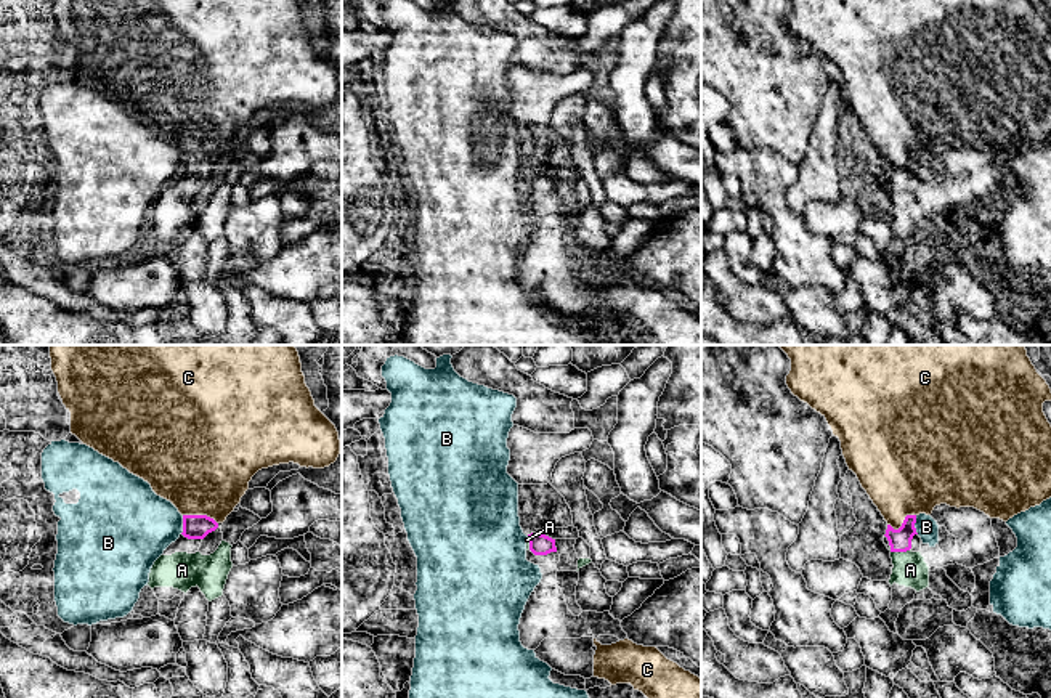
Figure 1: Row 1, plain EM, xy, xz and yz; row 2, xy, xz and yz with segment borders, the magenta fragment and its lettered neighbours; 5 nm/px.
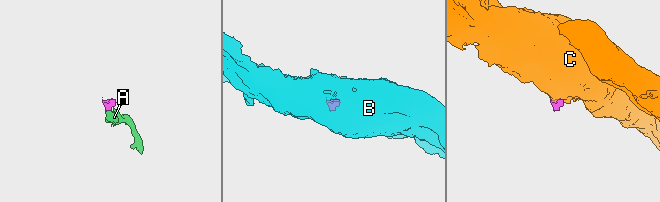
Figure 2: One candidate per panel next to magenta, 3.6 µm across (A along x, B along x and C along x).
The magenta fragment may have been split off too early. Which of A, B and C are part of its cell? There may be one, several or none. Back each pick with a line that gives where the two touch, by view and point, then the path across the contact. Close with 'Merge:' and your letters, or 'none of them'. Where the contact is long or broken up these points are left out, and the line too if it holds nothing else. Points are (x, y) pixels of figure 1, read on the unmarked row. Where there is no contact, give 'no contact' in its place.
A: meets magenta in yz at (899, 191); runs through yz (899, 180), (899, 191), (910, 211)
C: meets magenta in xy at (201, 156); runs through xy (194, 167), (201, 156), (202, 106)
Merge: A, C

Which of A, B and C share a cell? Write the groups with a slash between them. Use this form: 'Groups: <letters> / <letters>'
Groups: A C / B

